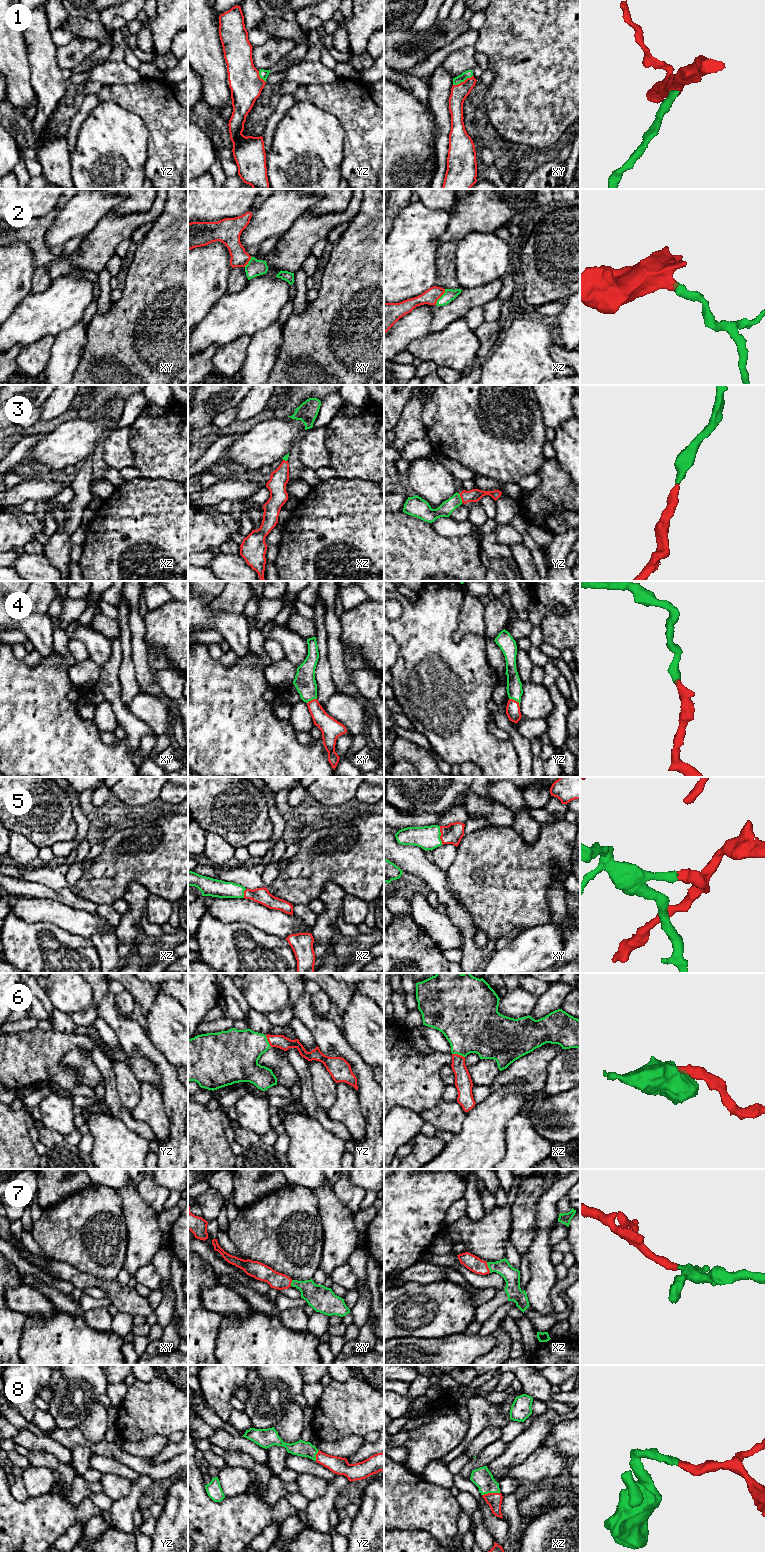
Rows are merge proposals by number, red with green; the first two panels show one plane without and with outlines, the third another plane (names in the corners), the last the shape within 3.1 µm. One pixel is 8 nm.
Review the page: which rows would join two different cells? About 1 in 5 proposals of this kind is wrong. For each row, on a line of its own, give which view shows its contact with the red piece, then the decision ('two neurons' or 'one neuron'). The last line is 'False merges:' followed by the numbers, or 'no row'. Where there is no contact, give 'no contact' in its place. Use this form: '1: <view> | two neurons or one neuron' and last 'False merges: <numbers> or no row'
1: xy | one neuron
2: xz | one neuron
3: yz | one neuron
4: yz | one neuron
5: xy | one neuron
6: xz | one neuron
7: xz | one neuron
8: xz | one neuron
False merges: no row

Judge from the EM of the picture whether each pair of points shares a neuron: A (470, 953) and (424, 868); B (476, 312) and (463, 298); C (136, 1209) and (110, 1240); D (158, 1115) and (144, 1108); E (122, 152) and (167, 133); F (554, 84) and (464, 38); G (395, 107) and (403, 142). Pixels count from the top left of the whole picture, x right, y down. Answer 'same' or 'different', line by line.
A: same
B: different
C: different
D: same
E: different
F: different
G: same

